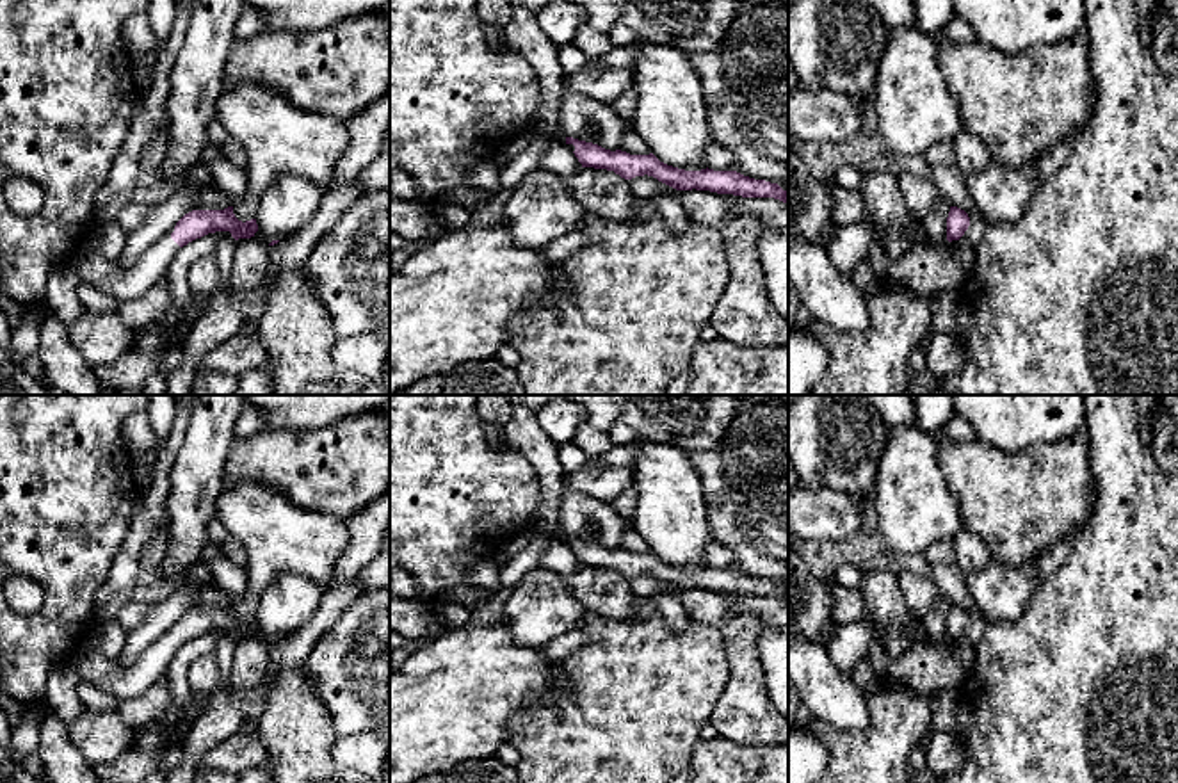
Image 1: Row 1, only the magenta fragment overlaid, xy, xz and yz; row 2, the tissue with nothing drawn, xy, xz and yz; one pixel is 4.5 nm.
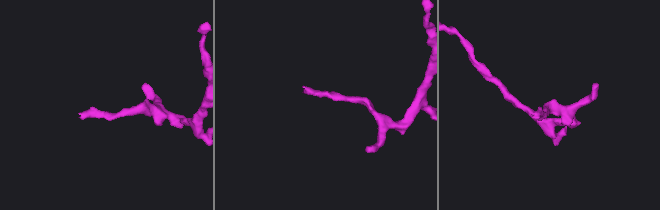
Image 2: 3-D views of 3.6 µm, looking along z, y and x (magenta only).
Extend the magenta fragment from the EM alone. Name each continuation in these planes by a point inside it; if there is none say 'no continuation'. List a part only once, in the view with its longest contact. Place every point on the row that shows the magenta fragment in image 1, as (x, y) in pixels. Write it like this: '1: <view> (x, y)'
1: xz (522, 34)

